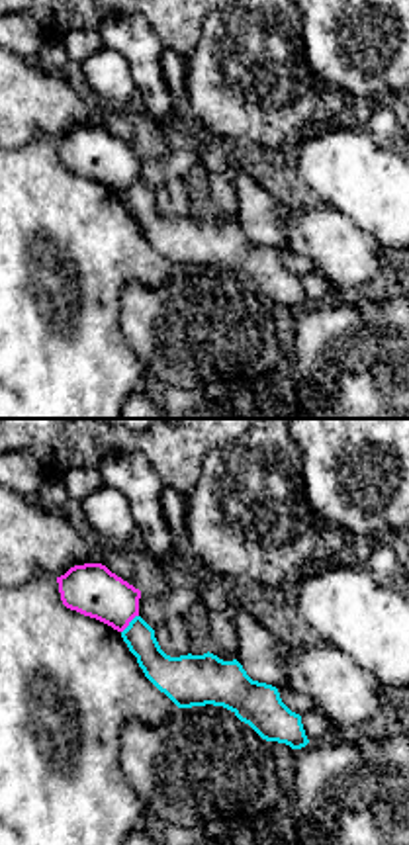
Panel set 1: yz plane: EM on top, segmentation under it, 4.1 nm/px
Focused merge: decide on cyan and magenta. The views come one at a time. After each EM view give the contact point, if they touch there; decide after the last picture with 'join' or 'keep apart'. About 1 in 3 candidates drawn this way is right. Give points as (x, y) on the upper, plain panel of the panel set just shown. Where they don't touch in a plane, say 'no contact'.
meets cyan at (130, 186)

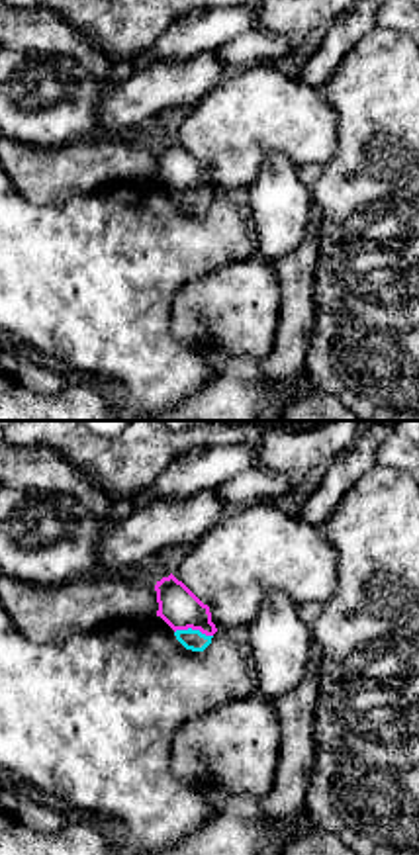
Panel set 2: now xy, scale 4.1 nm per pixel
meets cyan at (194, 192)

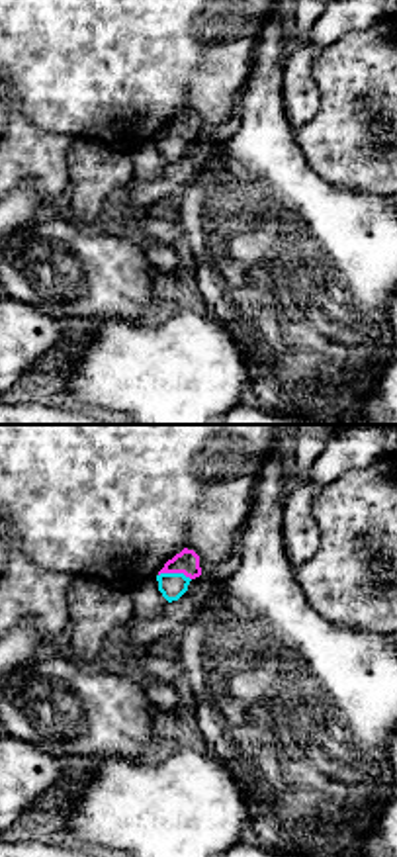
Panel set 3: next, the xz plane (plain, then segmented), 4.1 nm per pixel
meets cyan at (175, 135)

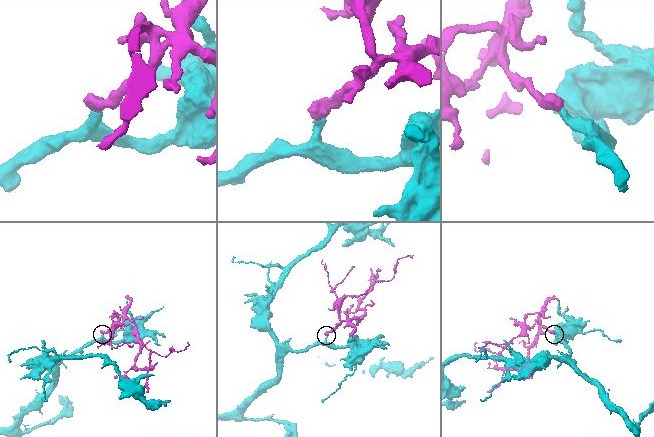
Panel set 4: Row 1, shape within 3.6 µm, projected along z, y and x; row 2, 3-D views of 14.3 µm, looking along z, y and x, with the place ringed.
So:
keep apart

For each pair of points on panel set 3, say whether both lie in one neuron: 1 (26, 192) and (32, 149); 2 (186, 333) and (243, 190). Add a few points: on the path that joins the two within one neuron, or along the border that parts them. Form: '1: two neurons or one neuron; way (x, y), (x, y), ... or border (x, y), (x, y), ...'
1: two neurons; border (20, 182), (30, 182), (36, 188), (40, 214)
2: two neurons; border (206, 308), (237, 343)

